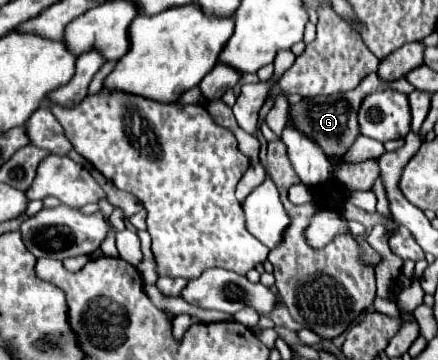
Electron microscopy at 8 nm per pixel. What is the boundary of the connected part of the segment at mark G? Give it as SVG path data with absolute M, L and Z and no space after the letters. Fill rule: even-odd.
M376 72L368 74L354 90L346 94L330 94L330 96L304 96L300 102L288 106L288 126L302 132L306 138L316 142L328 160L340 164L344 162L346 152L354 144L360 134L358 126L358 110L362 100L380 88L380 78Z

